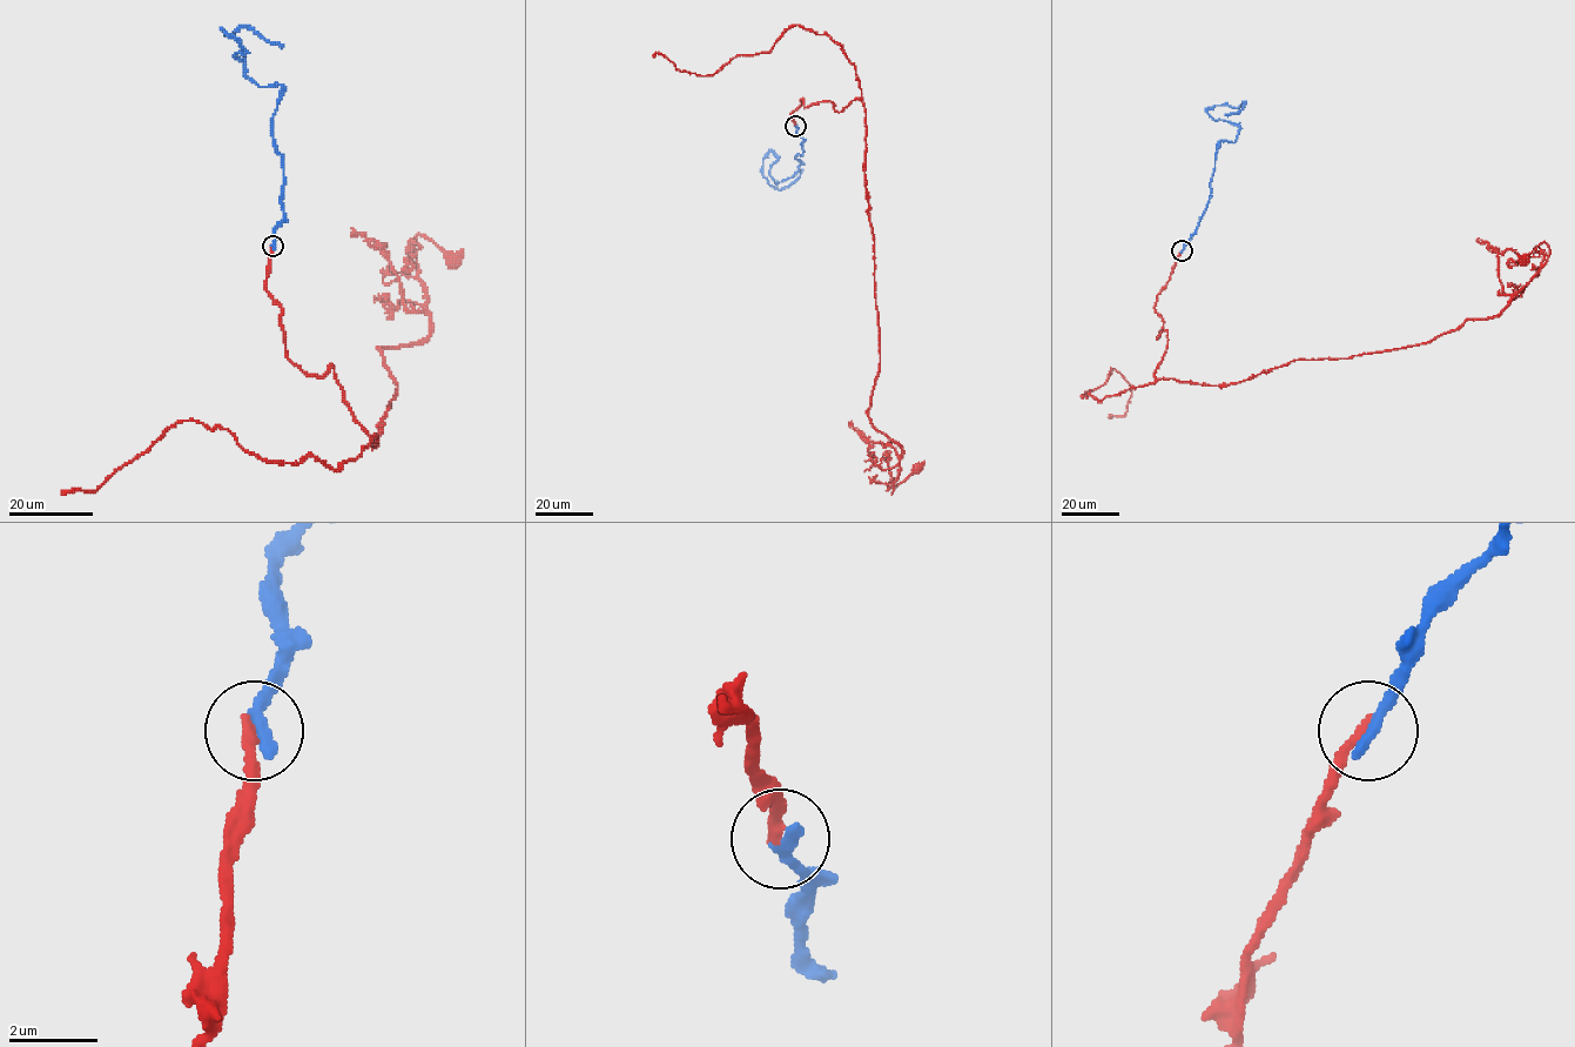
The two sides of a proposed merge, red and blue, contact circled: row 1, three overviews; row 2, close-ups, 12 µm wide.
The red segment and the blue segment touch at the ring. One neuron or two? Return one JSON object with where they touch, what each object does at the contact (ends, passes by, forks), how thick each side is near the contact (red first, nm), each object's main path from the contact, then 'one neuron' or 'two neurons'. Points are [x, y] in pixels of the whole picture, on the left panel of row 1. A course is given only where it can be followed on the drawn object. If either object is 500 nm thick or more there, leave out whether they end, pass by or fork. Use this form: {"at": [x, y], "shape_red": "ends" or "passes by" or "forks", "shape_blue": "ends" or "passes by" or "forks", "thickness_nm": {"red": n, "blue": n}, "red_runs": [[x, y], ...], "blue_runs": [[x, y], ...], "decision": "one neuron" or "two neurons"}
{"at": [273, 246], "shape_red": "ends", "shape_blue": "ends", "thickness_nm": {"red": 260, "blue": 340}, "red_runs": [[273, 246], [287, 356], [334, 368], [375, 445], [397, 391], [379, 347], [430, 333], [418, 235], [452, 260]], "blue_runs": [[273, 246], [282, 87], [244, 74], [234, 55], [246, 49], [223, 32], [283, 46]], "decision": "one neuron"}

